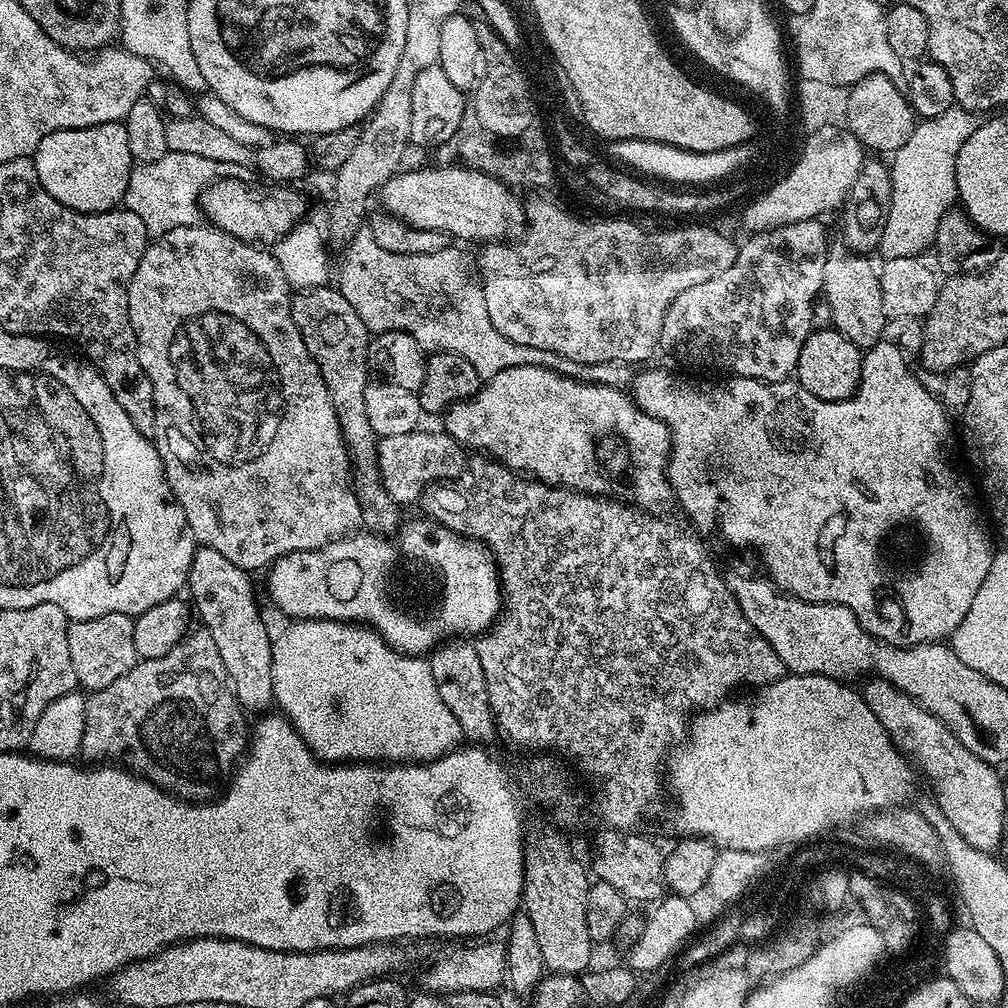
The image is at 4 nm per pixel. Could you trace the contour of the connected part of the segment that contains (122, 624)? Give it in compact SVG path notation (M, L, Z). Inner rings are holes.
M117 612L69 623L70 662L74 662L76 683L81 689L95 690L110 686L110 682L118 682L118 678L125 676L138 663L134 646L135 625L133 617Z

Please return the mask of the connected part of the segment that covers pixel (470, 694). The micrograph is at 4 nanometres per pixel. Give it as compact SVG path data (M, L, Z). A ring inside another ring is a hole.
M445 642L430 656L430 671L438 682L440 696L454 714L461 733L469 736L469 741L478 742L482 736L497 735L496 715L490 706L490 694L486 694L486 674L482 674L482 662L472 642Z

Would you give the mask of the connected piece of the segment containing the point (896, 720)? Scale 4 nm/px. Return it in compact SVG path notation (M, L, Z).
M877 676L871 679L862 688L865 702L883 728L897 740L901 751L912 758L914 756L932 780L941 814L947 818L953 830L961 835L963 842L981 852L991 853L1000 844L1002 822L1006 814L1006 796L997 774L999 771L958 742L953 732L921 707L912 696L898 690L886 679Z

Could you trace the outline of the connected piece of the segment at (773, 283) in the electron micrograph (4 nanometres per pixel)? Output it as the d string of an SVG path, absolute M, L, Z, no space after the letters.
M792 218L788 222L789 224L780 224L777 228L768 228L765 232L754 233L745 244L741 243L737 247L734 266L730 266L730 270L722 270L722 274L710 278L710 282L702 282L698 286L690 286L690 290L682 290L682 294L678 294L678 298L674 298L674 302L662 322L659 347L661 349L665 348L674 359L681 360L684 364L705 364L708 368L725 368L728 374L736 378L762 380L765 382L787 381L796 371L798 358L802 354L802 348L808 333L813 331L812 306L821 295L824 286L823 271L830 245L828 232L820 225L821 221L819 219L796 220Z

